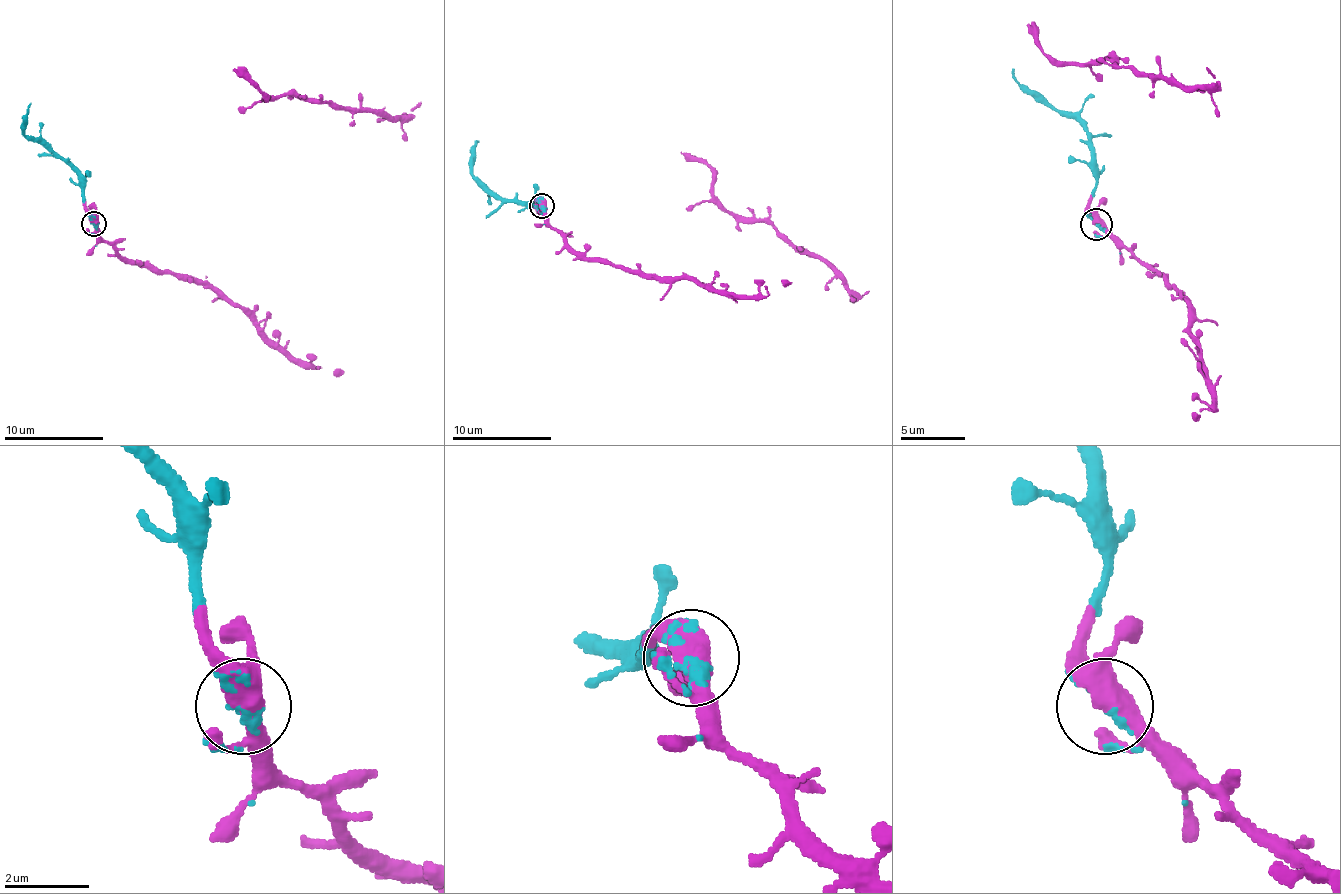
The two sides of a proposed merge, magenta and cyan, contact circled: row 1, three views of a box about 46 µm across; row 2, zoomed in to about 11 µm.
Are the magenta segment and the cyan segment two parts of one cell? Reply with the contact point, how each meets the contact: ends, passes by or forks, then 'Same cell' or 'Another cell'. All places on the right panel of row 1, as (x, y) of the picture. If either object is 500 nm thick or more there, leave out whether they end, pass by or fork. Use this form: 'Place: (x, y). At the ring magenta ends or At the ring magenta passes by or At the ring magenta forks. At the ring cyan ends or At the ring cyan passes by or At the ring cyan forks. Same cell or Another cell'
Place: (1096, 224). At the ring magenta forks. At the ring cyan passes by. Same cell

